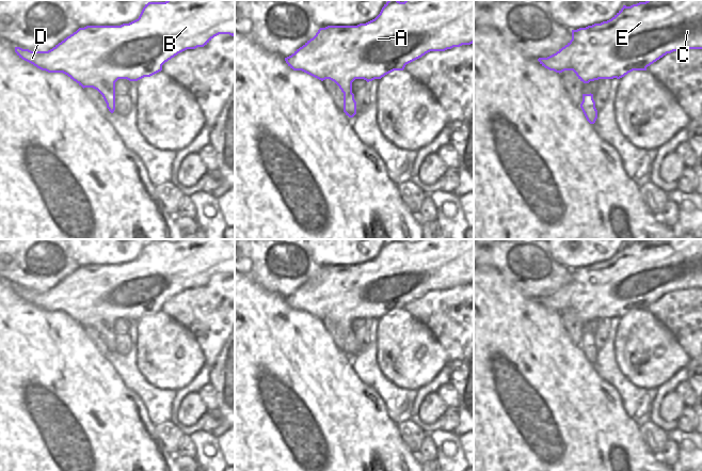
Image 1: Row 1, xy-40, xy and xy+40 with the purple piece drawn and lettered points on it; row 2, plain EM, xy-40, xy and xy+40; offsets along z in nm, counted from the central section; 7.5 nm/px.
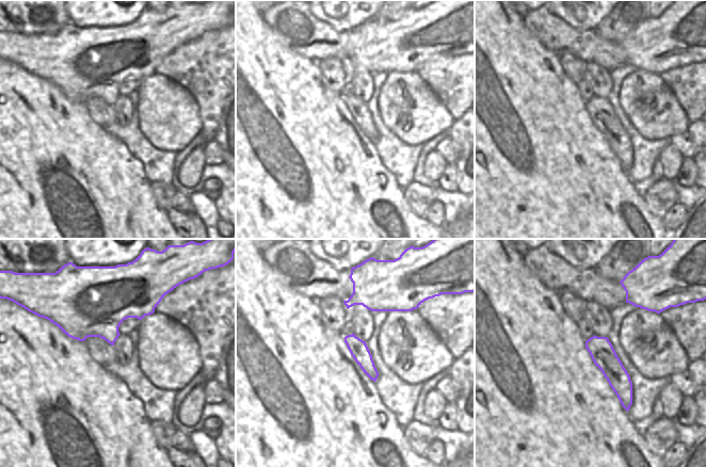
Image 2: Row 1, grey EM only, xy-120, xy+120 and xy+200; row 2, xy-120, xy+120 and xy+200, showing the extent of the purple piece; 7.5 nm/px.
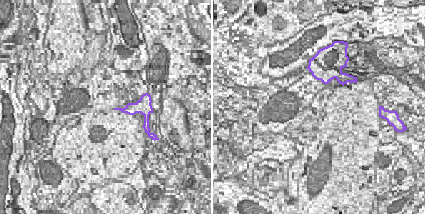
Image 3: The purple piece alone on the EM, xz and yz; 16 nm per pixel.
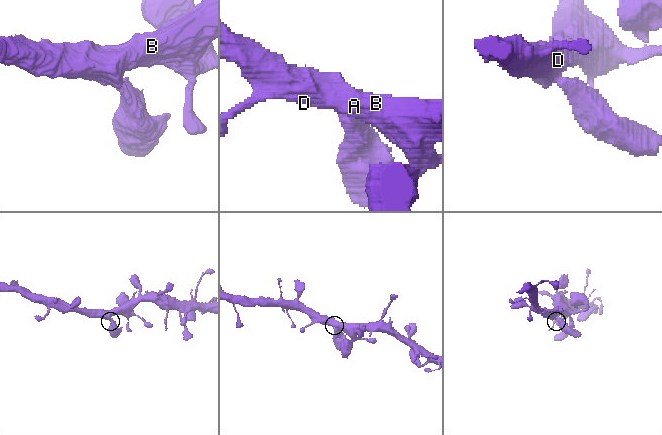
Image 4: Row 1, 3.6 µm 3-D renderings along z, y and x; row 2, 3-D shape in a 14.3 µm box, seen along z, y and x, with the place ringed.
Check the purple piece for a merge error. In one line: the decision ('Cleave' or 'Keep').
Keep

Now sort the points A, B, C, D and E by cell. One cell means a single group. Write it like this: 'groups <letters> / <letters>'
groups A B C D E

